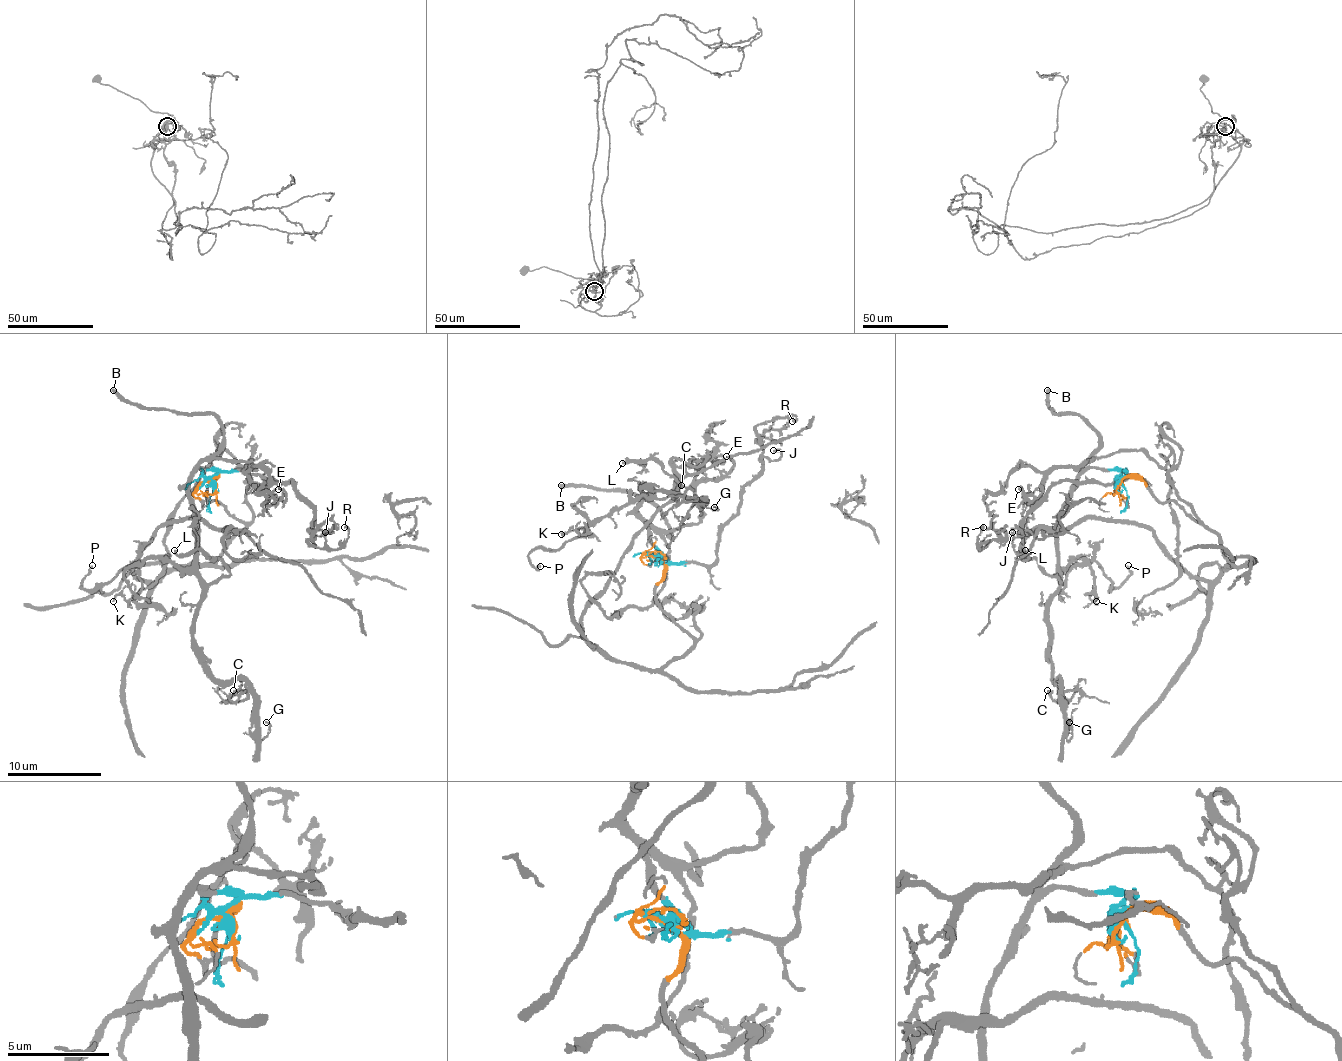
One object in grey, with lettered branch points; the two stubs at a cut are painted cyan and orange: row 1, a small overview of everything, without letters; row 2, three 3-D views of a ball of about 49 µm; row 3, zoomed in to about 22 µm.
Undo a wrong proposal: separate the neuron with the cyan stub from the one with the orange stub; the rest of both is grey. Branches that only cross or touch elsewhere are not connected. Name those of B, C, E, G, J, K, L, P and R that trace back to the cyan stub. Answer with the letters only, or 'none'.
B, C, E, G, J, K, L, P, R

